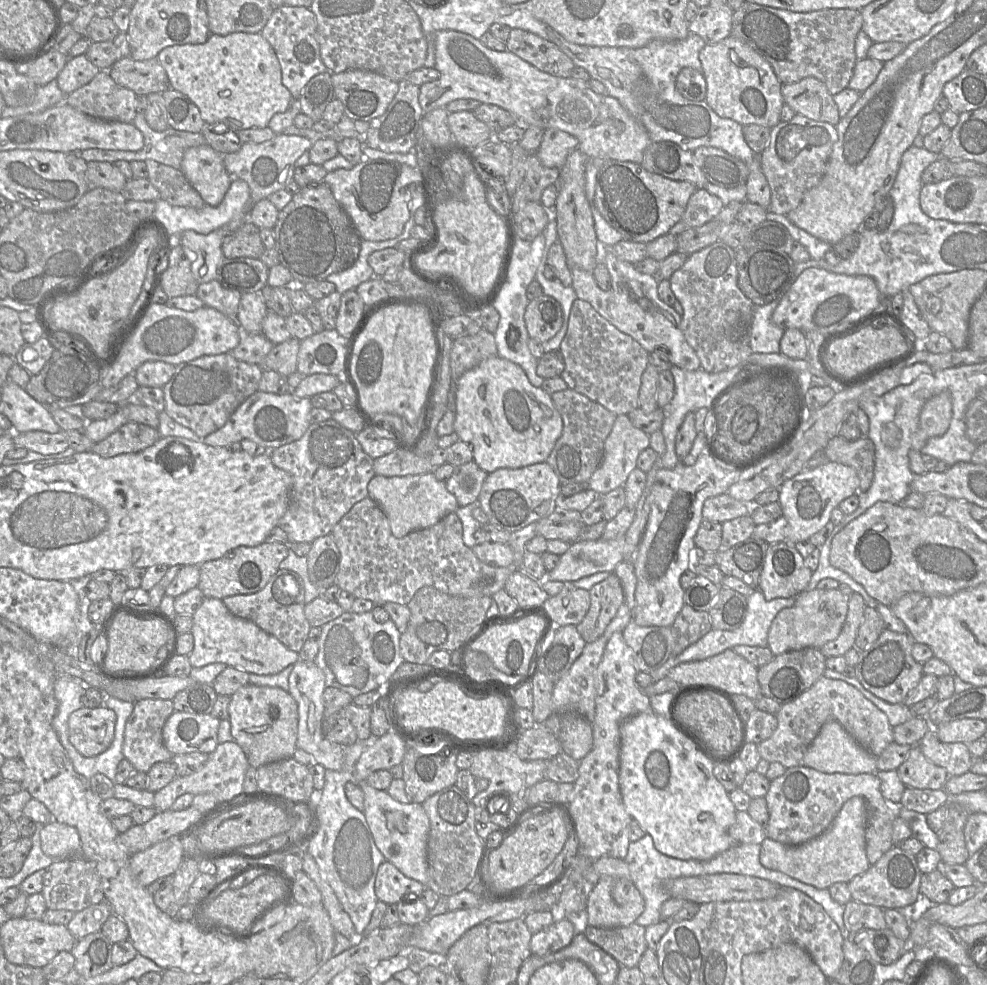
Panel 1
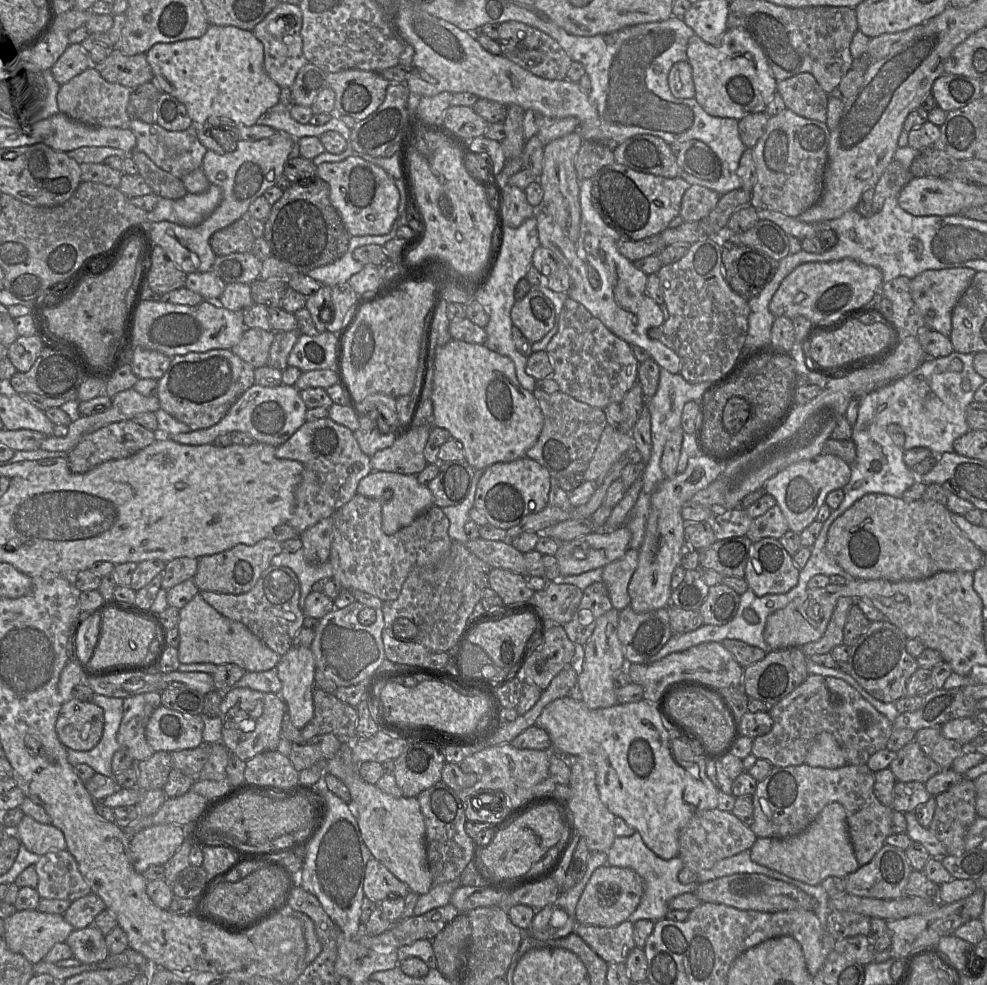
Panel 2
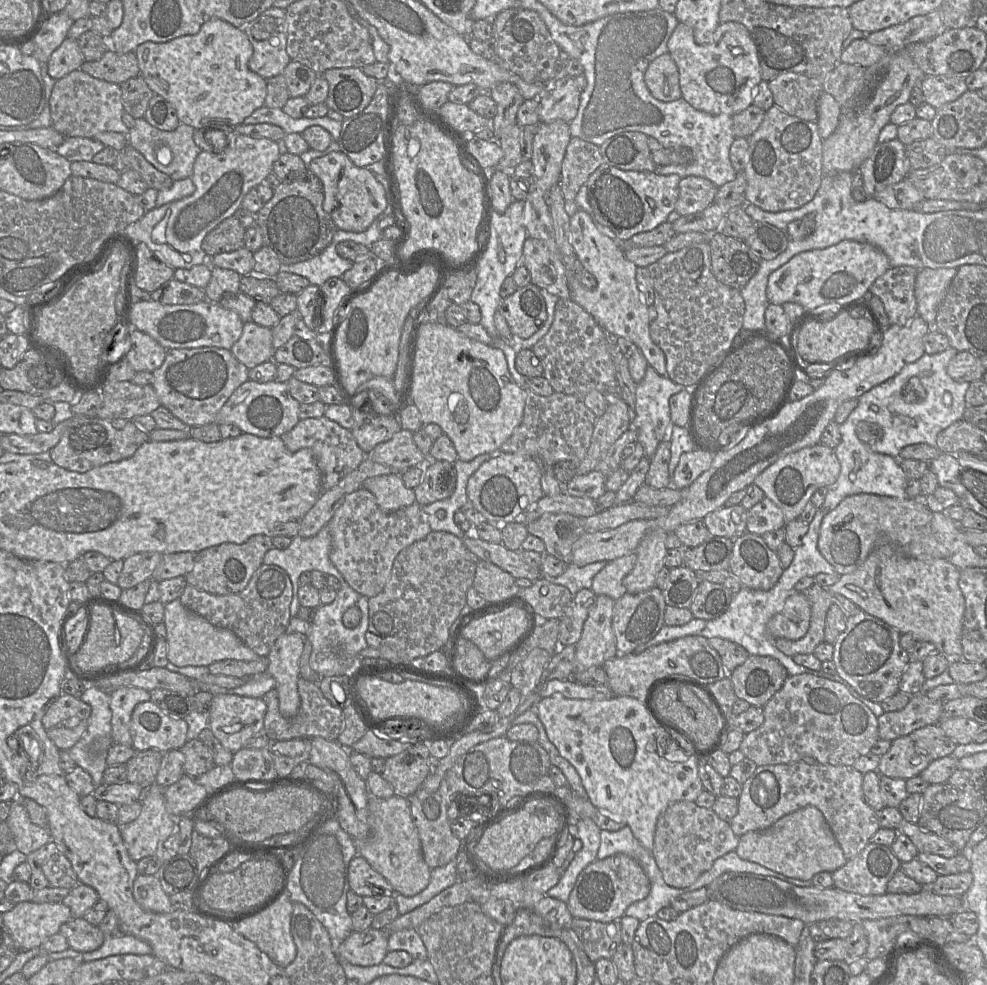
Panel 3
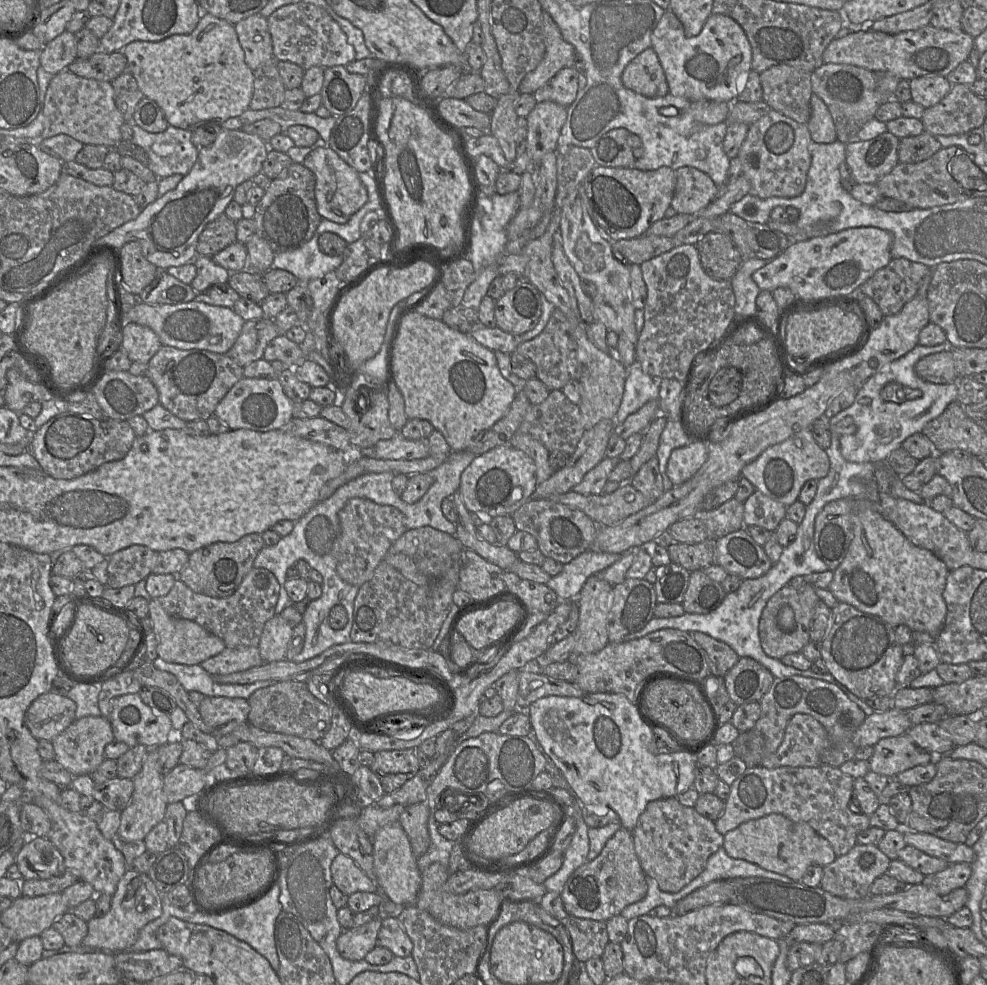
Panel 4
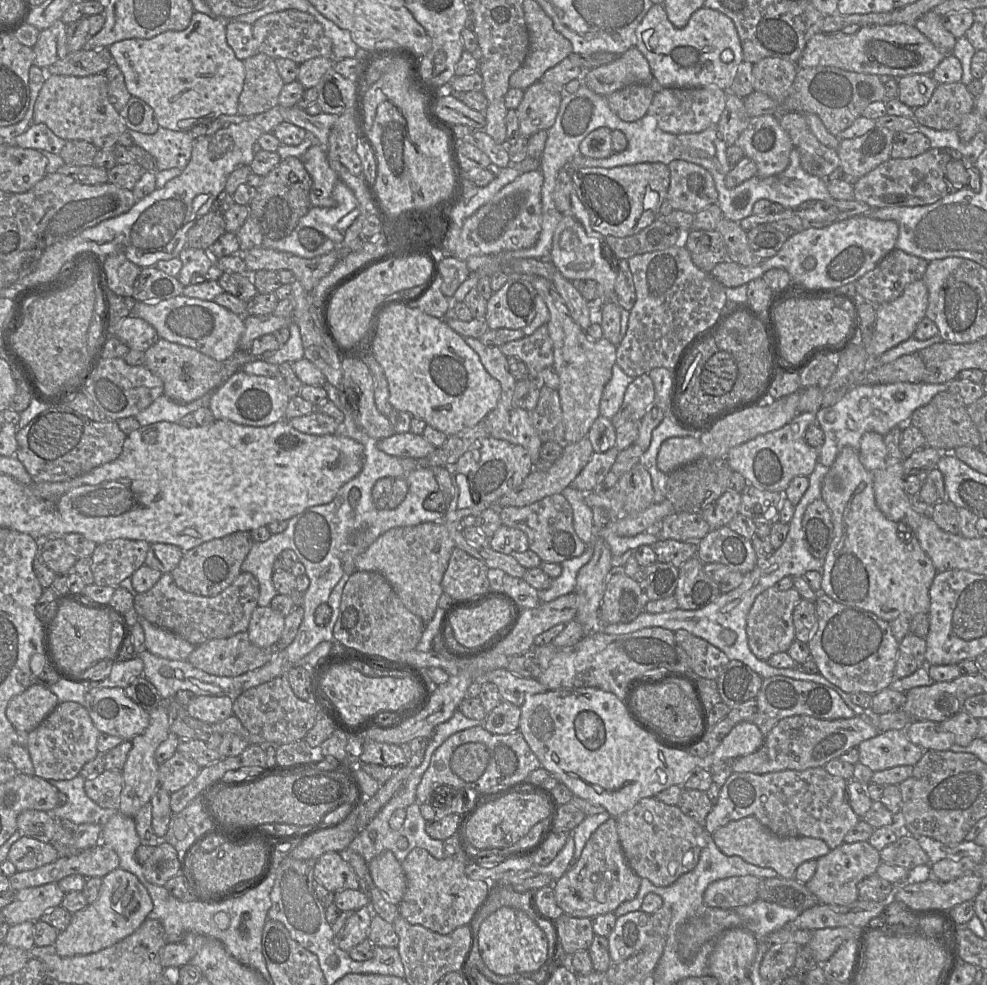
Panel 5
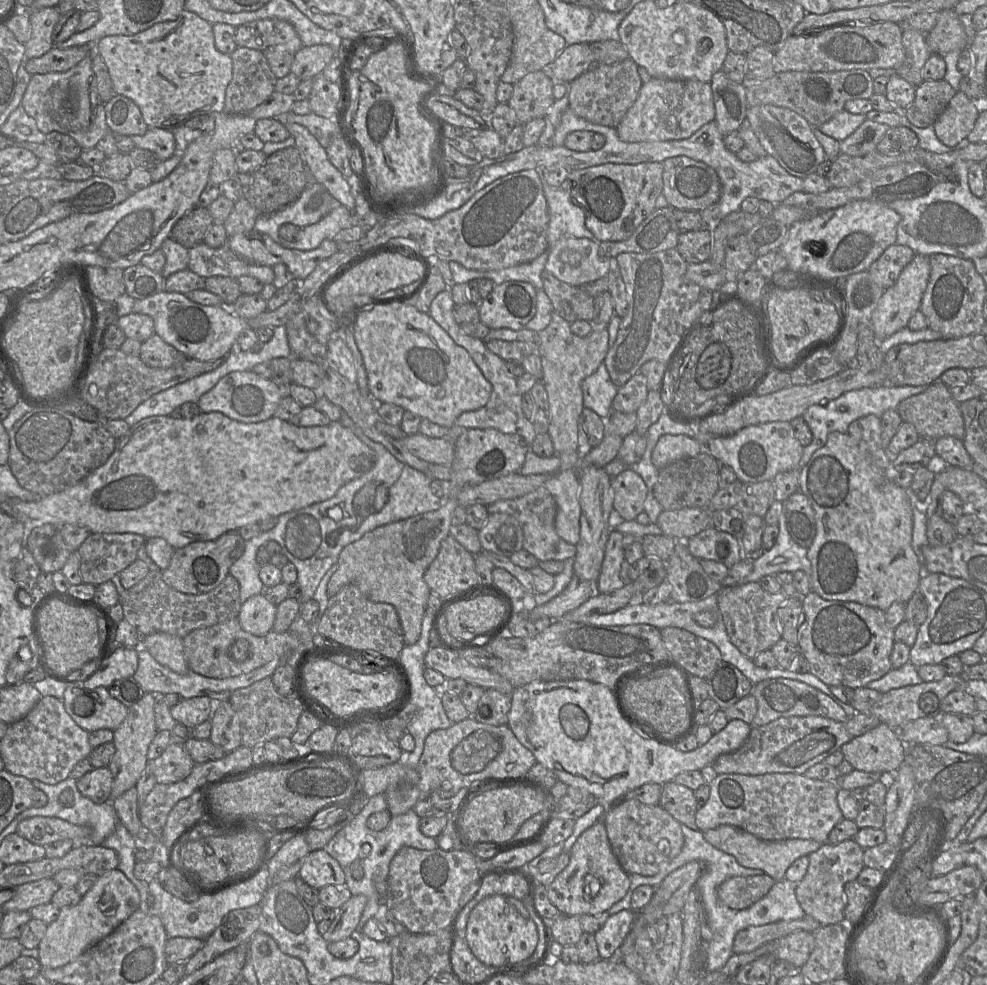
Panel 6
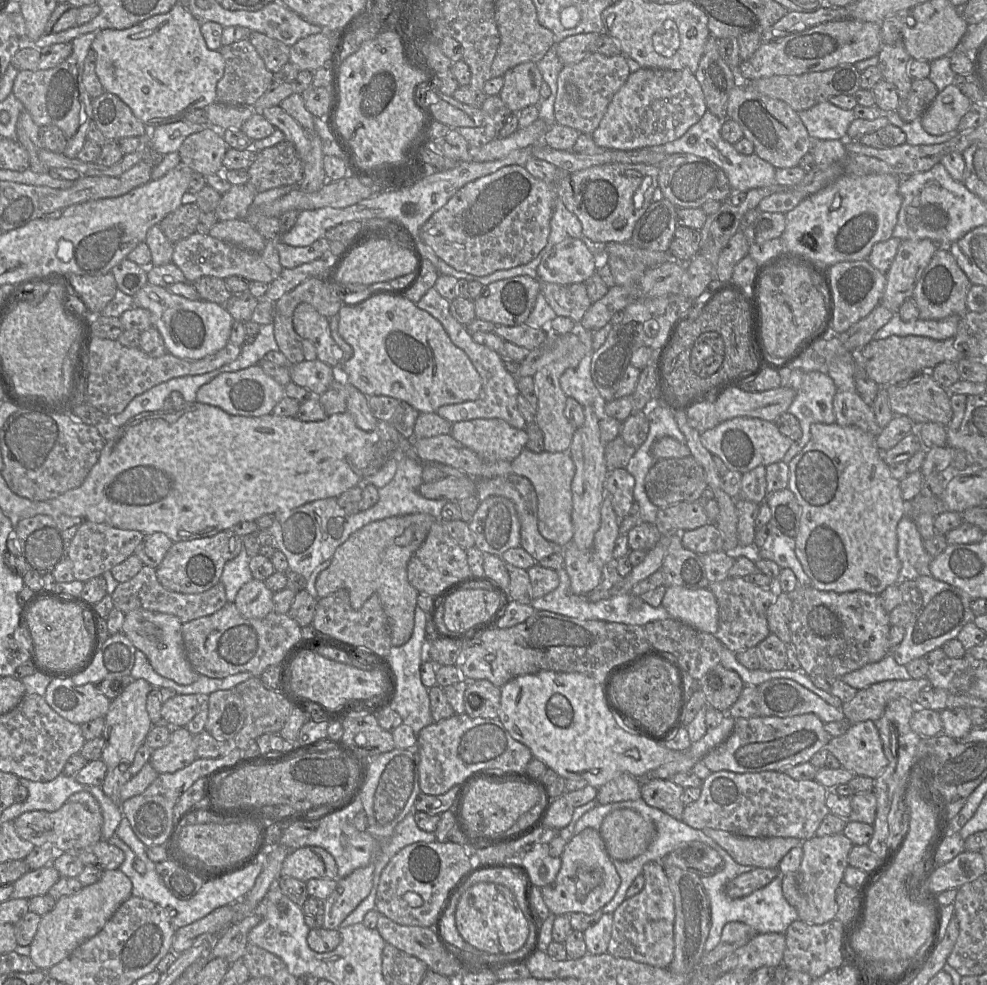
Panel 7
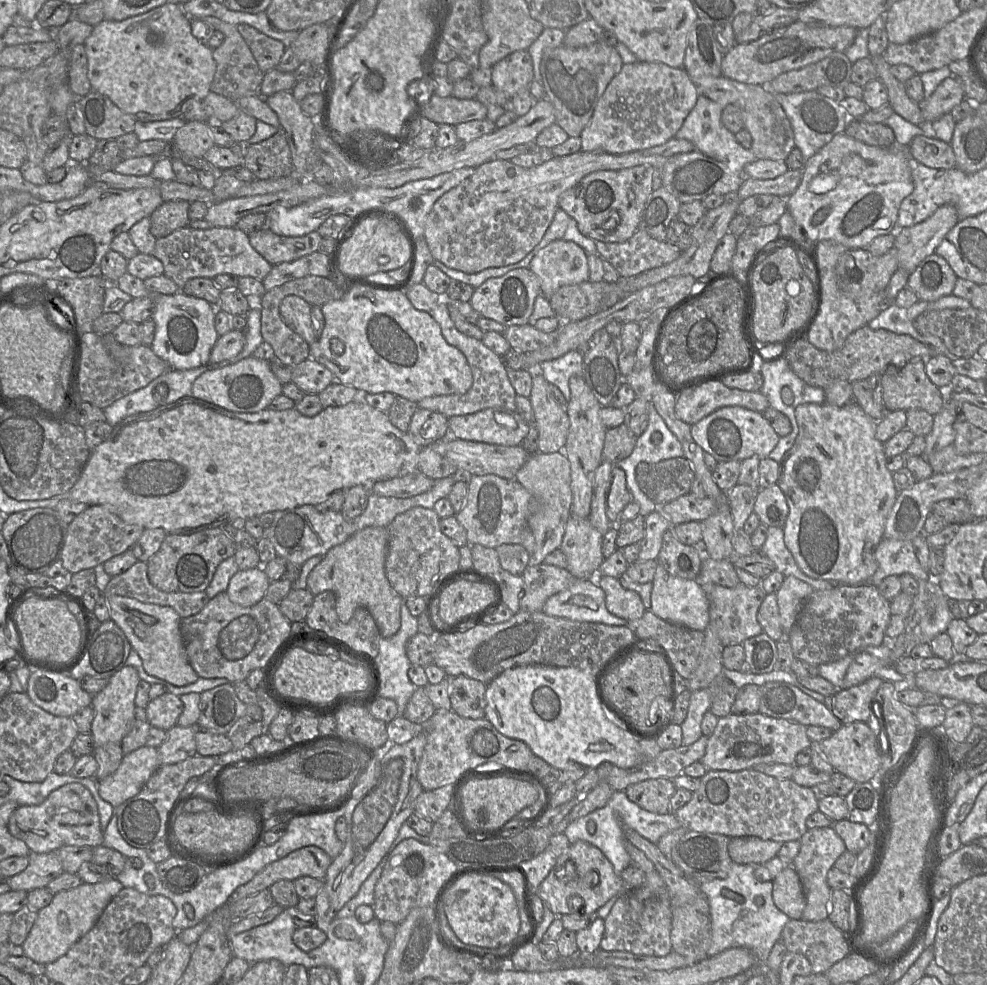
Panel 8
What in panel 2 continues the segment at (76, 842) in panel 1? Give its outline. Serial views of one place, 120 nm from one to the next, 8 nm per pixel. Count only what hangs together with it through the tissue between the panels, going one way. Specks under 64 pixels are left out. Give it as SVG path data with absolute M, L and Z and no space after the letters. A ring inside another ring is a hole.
M25 814L14 829L14 834L27 850L40 856L67 848L64 834L60 829L51 823L39 823Z

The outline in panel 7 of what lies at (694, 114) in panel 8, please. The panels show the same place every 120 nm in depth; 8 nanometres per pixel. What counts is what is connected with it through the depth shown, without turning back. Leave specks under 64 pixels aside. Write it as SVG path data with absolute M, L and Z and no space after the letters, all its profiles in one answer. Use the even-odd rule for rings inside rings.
M707 110L702 118L691 126L680 138L662 145L645 148L649 148L656 152L663 152L667 155L688 153L706 158L724 171L729 180L732 193L747 192L754 188L777 185L775 181L776 168L767 161L761 159L755 153L751 155L739 153L733 144L722 138L722 123L723 120L721 118Z

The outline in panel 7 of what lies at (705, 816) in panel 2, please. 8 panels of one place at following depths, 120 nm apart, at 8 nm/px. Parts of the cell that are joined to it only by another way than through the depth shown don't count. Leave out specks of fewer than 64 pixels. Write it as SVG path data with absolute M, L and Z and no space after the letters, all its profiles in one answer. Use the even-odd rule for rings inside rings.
M619 809L612 811L603 819L599 833L612 860L629 861L647 850L656 836L656 826L636 811Z

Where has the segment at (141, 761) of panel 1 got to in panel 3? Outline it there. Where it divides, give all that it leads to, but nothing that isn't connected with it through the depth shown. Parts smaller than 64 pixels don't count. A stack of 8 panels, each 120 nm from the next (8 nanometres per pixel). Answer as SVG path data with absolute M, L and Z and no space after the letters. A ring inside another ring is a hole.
M122 687L110 694L113 743L132 747L131 715L139 703L146 701L150 701L150 693L142 688Z

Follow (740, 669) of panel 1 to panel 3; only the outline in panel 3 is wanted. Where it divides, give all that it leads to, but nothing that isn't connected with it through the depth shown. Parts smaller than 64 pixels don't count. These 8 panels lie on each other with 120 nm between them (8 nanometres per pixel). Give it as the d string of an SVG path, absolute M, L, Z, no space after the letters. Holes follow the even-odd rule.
M685 636L651 646L639 653L618 654L607 660L602 668L607 675L607 687L616 696L635 698L641 703L648 700L654 686L665 678L682 677L711 684L730 675L719 653L703 636Z

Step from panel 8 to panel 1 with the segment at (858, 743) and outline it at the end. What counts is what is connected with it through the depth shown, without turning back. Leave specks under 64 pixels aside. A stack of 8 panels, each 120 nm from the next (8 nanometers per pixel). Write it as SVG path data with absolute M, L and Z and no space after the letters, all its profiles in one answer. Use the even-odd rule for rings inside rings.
M918 745L911 747L906 760L896 770L906 787L943 789L949 777L947 771L929 761Z

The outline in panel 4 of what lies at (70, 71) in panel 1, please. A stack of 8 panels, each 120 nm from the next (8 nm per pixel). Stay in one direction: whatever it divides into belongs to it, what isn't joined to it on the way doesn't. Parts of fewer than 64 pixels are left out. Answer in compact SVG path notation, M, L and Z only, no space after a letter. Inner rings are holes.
M65 30L54 40L47 43L40 50L40 67L47 73L56 75L77 59L75 36Z

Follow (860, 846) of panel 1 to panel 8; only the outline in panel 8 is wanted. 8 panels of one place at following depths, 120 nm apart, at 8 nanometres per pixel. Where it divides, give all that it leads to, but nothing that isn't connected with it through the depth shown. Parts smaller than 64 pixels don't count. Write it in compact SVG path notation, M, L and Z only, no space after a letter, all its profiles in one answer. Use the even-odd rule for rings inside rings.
M754 836L730 837L728 853L739 864L762 864L777 856L782 842Z

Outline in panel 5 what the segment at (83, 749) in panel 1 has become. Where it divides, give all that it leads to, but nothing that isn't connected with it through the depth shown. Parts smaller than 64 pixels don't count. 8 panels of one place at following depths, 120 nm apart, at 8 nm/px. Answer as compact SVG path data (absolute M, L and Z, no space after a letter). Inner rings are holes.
M34 684L9 701L6 716L17 732L27 734L35 729L59 702L49 688Z

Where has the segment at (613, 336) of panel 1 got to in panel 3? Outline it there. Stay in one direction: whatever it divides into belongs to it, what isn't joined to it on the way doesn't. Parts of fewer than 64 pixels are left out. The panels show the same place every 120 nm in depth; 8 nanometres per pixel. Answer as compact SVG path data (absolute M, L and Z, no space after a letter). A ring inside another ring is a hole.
M559 299L548 332L532 346L531 351L542 364L542 377L555 392L577 397L584 397L591 391L620 396L620 386L608 351L609 336L612 335L577 303L571 299Z

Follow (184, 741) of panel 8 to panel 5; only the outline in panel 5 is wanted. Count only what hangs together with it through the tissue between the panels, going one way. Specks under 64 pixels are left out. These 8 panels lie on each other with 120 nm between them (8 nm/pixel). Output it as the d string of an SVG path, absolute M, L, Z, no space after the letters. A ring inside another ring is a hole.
M178 753L158 766L159 787L169 794L189 784L198 775L200 767Z

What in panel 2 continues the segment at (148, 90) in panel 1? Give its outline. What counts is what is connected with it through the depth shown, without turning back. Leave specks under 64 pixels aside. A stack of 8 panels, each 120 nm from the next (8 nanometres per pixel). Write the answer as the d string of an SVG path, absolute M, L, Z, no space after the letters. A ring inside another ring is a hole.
M116 47L103 62L94 67L106 81L128 88L153 81L154 77L146 53L127 56Z

